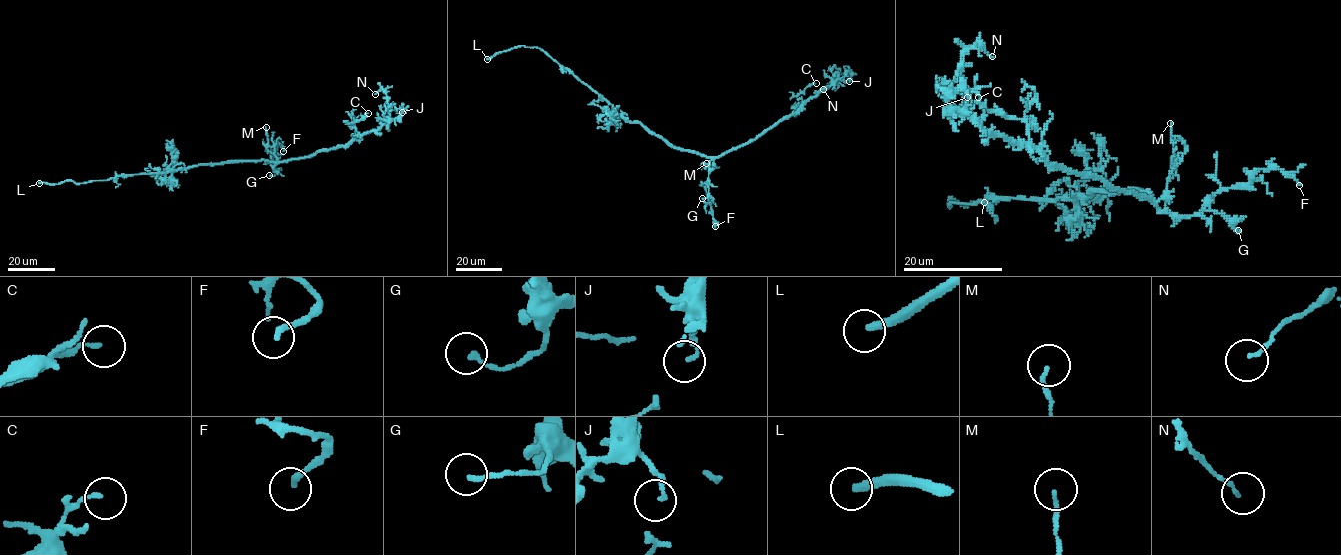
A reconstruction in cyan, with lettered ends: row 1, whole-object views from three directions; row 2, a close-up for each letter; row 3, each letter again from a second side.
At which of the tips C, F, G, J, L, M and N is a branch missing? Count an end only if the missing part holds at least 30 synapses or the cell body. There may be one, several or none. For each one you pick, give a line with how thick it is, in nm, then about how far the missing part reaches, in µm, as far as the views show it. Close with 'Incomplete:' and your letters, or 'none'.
L: Thickness 280 nm. Missing length about 25 µm
Incomplete: L

